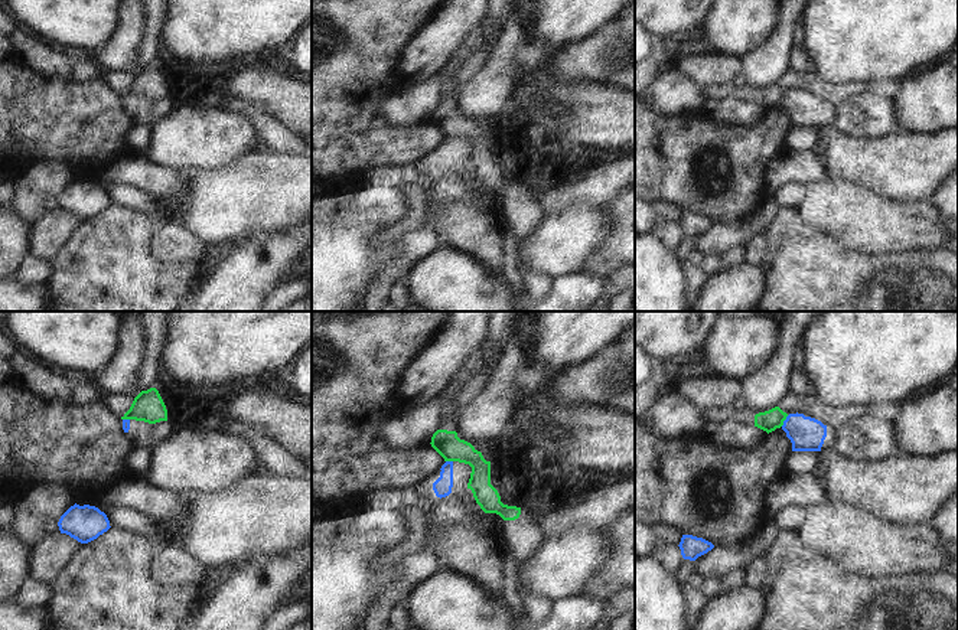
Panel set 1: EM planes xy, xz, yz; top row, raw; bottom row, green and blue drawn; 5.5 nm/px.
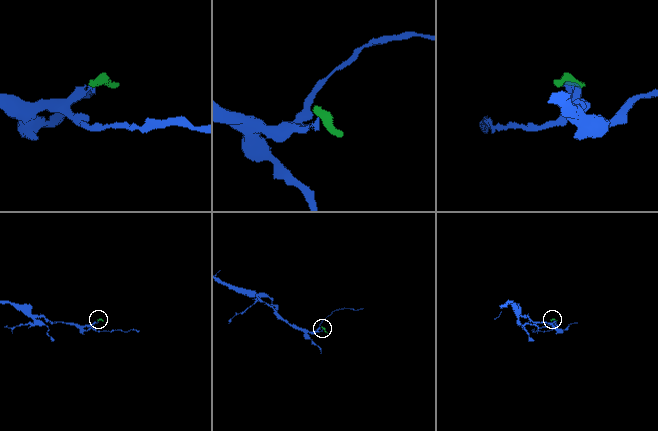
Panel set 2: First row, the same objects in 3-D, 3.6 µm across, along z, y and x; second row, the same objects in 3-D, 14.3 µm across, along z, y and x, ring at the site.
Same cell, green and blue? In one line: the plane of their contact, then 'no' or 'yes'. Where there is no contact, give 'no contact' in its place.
contact in yz; no

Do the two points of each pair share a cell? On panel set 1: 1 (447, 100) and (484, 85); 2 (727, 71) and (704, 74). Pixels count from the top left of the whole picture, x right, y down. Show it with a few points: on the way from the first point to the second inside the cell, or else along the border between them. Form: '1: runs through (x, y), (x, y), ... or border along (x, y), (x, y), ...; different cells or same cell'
1: border along (458, 90), (455, 107); different cells
2: runs through (722, 71), (710, 71); same cell

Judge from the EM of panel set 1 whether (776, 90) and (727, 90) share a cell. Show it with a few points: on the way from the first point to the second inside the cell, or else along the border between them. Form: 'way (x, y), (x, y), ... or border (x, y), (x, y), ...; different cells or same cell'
way (765, 95), (739, 94); same cell

